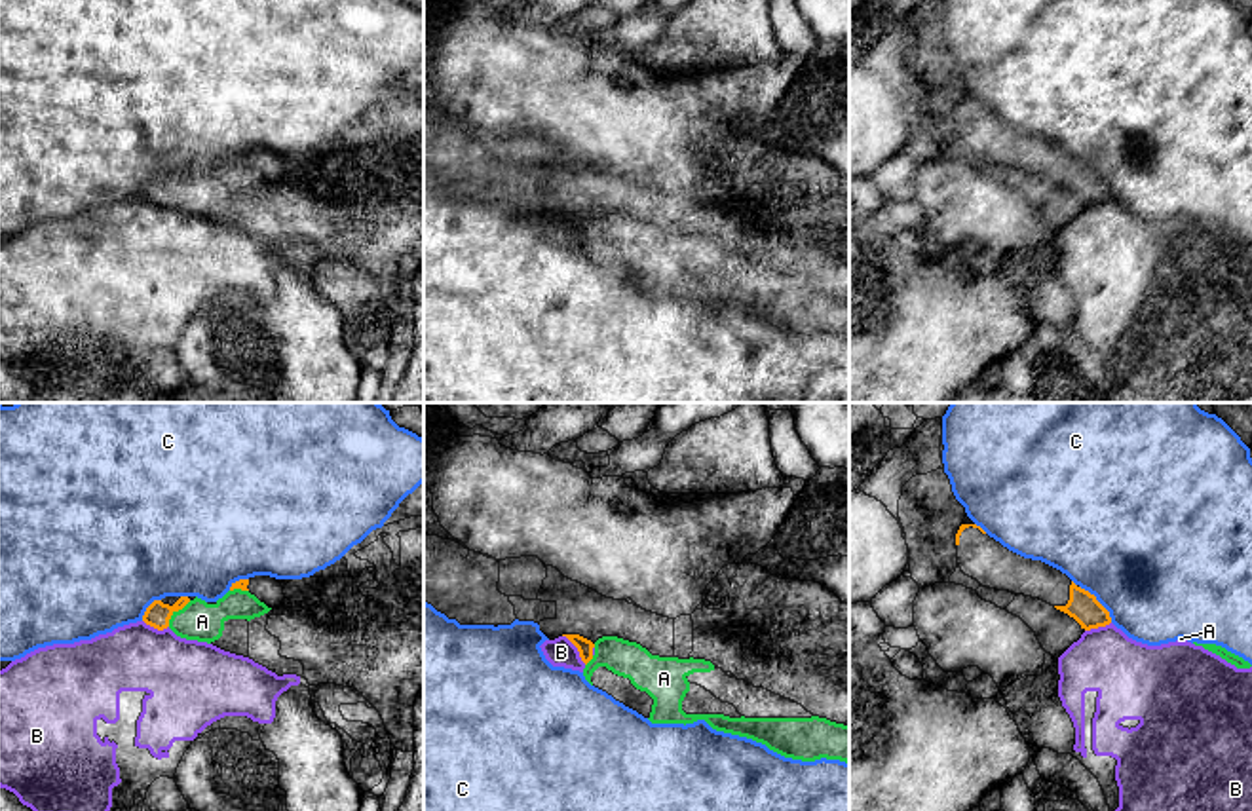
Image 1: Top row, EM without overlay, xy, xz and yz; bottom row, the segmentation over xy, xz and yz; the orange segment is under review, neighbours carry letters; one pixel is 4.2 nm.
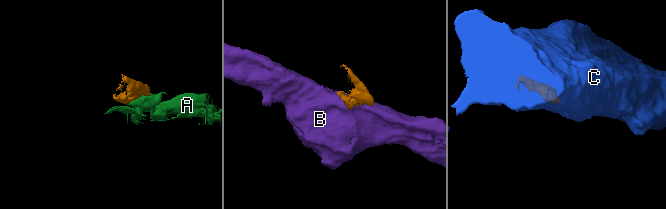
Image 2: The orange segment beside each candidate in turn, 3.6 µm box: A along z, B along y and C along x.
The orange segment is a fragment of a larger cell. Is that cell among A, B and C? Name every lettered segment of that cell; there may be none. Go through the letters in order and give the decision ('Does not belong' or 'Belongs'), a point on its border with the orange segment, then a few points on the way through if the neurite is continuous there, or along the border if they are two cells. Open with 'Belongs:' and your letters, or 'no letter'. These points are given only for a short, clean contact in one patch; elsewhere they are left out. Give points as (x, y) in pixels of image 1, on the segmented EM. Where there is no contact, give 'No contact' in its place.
Belongs: A
A: Belongs. Touches orange at xy (175, 610)
B: Does not belong. Touches orange at xz (578, 650). Boundary: xz (563, 635), (586, 663)
C: Does not belong. Touches orange at yz (1099, 603)

